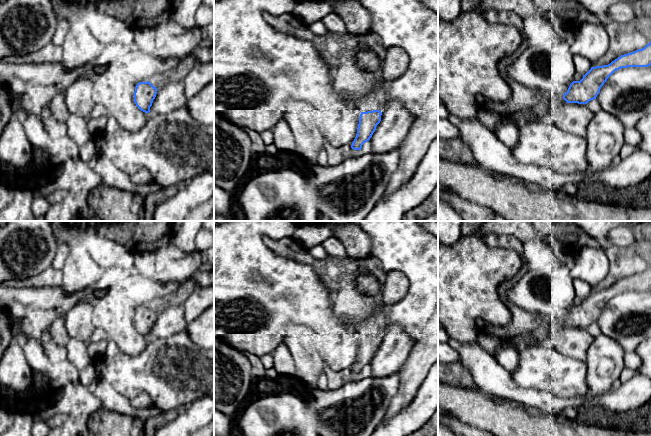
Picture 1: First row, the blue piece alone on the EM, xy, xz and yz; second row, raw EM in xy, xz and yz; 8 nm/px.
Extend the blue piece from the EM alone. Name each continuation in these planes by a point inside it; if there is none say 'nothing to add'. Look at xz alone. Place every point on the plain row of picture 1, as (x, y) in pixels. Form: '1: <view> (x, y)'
1: xz (376, 323)

